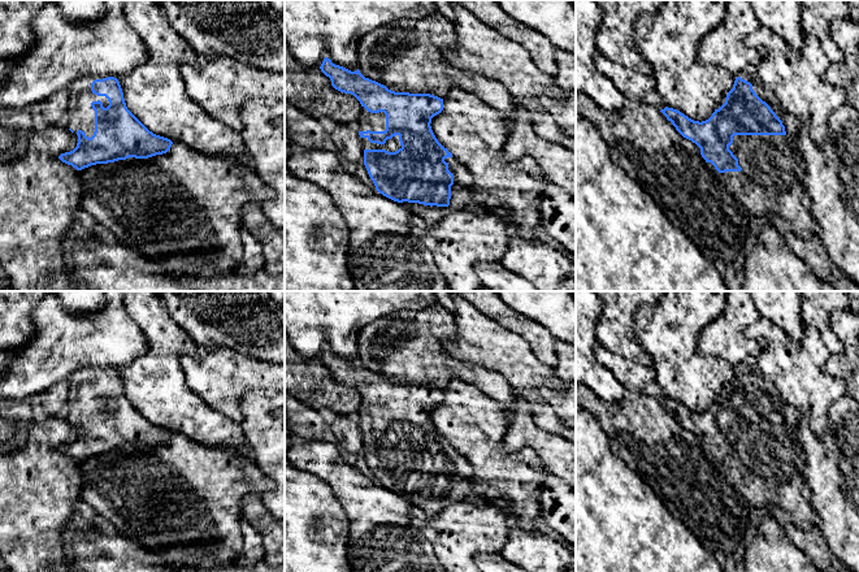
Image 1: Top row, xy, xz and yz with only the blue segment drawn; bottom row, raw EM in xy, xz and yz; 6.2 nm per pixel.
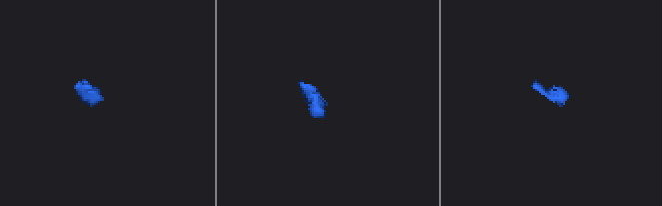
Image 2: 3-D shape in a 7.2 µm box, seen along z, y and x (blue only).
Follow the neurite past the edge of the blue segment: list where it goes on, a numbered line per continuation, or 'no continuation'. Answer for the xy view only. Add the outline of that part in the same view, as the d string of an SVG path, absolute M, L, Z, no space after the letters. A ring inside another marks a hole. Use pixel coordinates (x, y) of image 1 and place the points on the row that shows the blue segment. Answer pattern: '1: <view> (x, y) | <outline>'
1: xy (81, 116) | M94 75L82 77L69 84L70 101L68 105L68 120L65 126L73 130L78 143L77 131L82 130L86 136L91 138L95 131L95 110L91 107L92 101L100 100L107 108L109 101L105 96L97 96L91 91L91 83L95 79L103 79Z

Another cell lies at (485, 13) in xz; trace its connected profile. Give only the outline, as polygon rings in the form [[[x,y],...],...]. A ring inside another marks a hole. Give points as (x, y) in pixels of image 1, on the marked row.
[[[450,0],[477,16],[487,26],[495,29],[503,36],[520,43],[530,52],[534,64],[547,75],[558,74],[555,60],[556,47],[541,32],[528,27],[508,14],[499,6],[496,0]]]

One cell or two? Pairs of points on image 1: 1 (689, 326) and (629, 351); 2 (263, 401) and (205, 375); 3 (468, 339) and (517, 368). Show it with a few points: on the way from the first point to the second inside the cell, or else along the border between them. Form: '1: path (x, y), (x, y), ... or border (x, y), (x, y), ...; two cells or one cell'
1: border (633, 316), (633, 332), (653, 364); two cells
2: border (270, 388), (251, 390), (243, 395), (239, 423); two cells
3: path (480, 339), (506, 356); one cell

